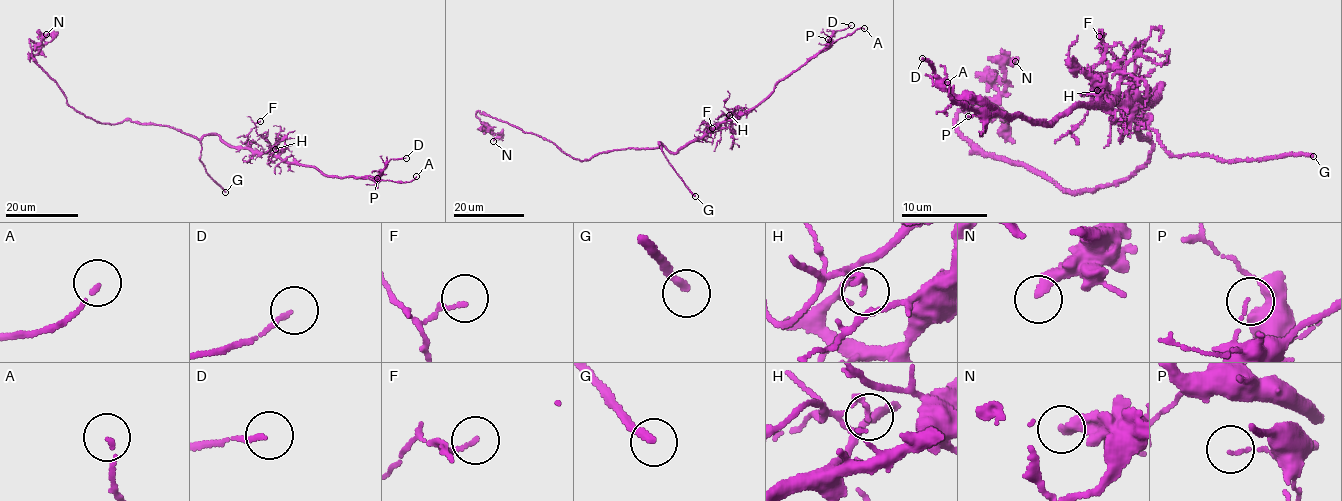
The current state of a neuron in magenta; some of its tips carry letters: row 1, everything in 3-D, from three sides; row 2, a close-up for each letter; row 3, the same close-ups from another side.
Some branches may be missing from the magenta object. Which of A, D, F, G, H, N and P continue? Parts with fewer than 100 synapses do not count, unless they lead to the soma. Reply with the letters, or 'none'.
G

